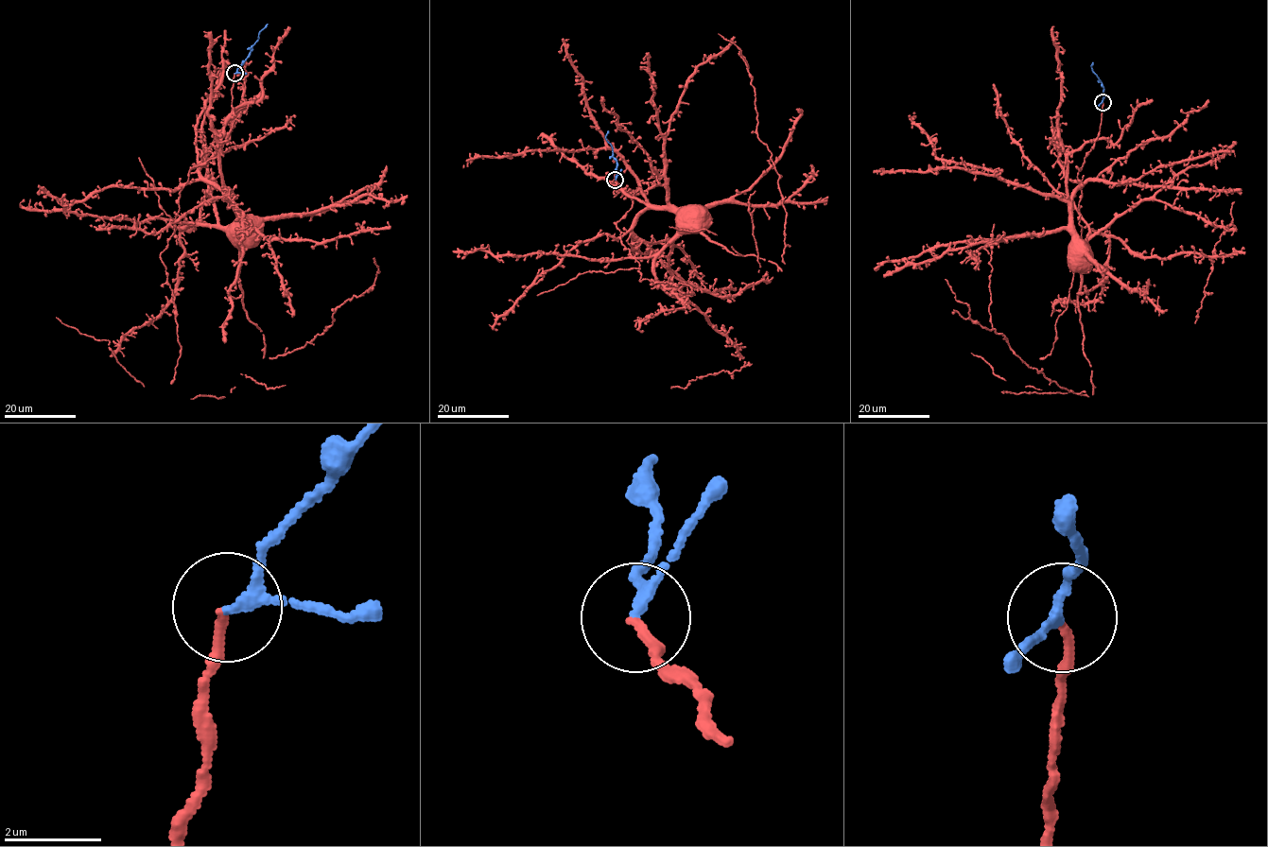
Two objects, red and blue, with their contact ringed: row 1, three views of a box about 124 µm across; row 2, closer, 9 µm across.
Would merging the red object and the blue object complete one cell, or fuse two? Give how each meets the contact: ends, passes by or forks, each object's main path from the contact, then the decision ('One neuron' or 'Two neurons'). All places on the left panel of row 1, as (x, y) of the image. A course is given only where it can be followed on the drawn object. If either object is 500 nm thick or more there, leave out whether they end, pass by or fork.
At the ring red ends. At the ring blue passes by. Course of red: (234, 73), (231, 95), (234, 117), (227, 119), (219, 146), (219, 171), (223, 195), (251, 239). Course of blue: (234, 73), (258, 39), (259, 32), (268, 24). Two neurons

